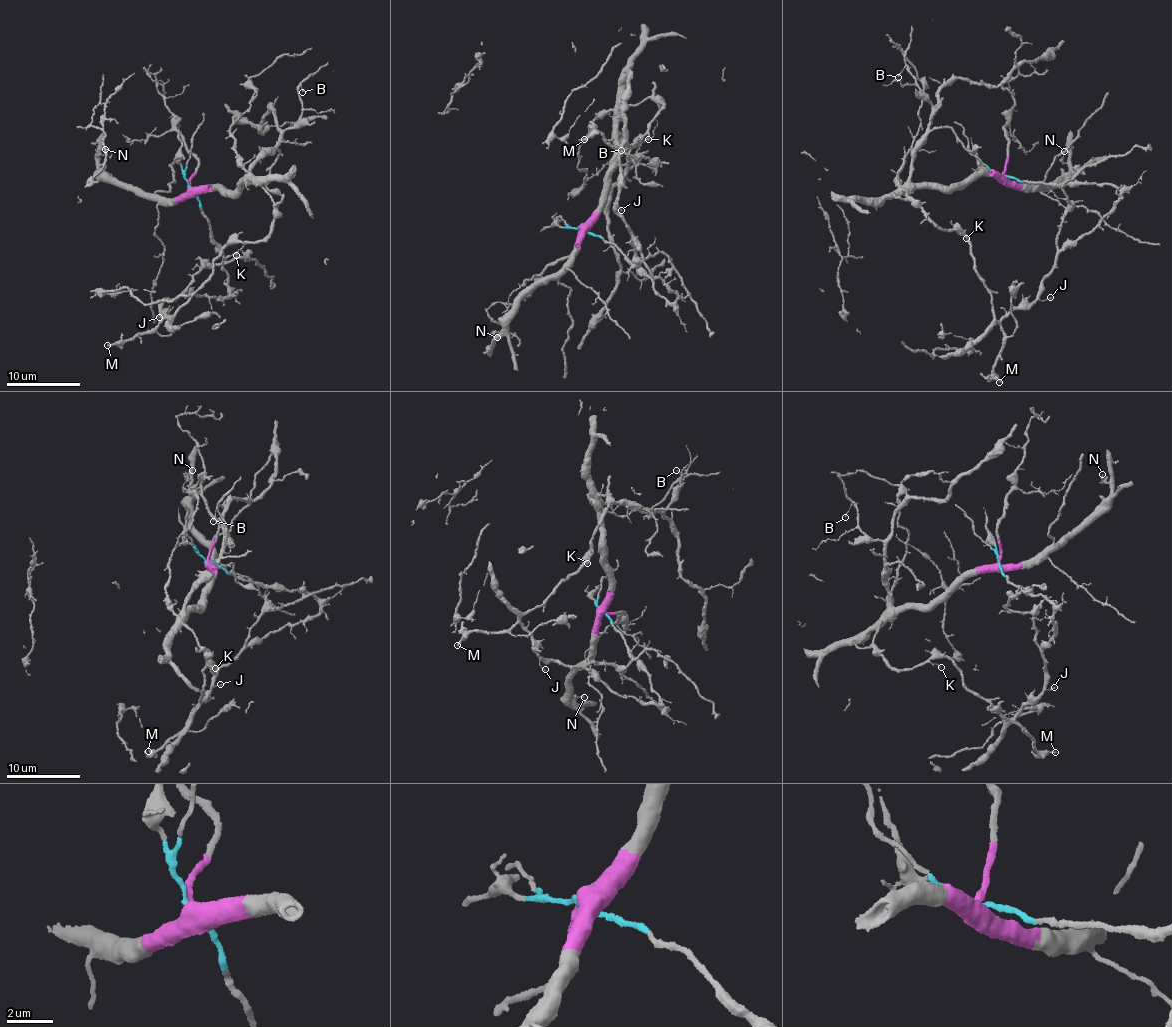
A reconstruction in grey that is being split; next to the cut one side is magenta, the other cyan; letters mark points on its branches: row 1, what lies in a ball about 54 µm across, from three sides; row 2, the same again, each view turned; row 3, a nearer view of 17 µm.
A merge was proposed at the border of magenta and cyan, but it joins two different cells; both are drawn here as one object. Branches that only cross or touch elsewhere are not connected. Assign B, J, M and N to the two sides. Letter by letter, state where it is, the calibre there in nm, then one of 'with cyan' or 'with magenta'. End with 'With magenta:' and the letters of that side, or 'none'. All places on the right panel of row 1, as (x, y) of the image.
B: place (898, 77); calibre 100 nm; with magenta
J: place (1050, 297); calibre 100 nm; with cyan
M: place (999, 382); calibre 220 nm; with cyan
N: place (1064, 151); calibre 140 nm; with magenta
With magenta: B, N

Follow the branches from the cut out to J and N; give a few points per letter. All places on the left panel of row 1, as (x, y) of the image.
J: (191, 188), (224, 257), (221, 263), (229, 296), (182, 292), (162, 305), (159, 317)
N: (191, 188), (172, 202), (115, 181), (97, 167), (96, 158), (105, 149)

